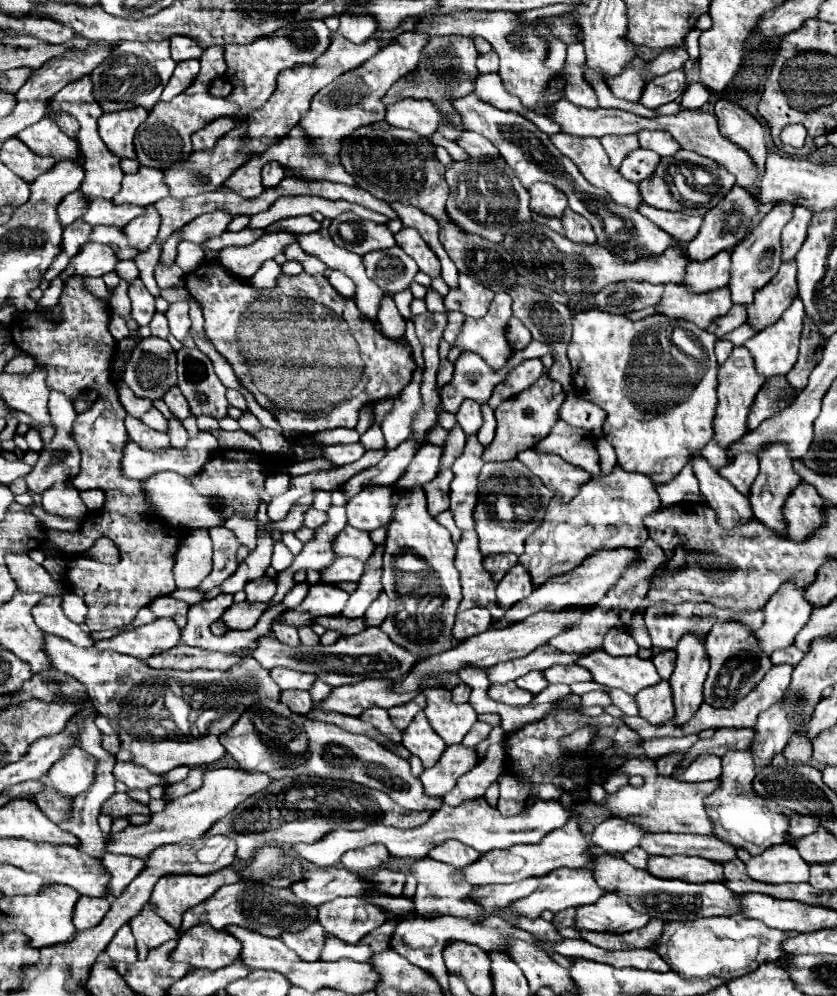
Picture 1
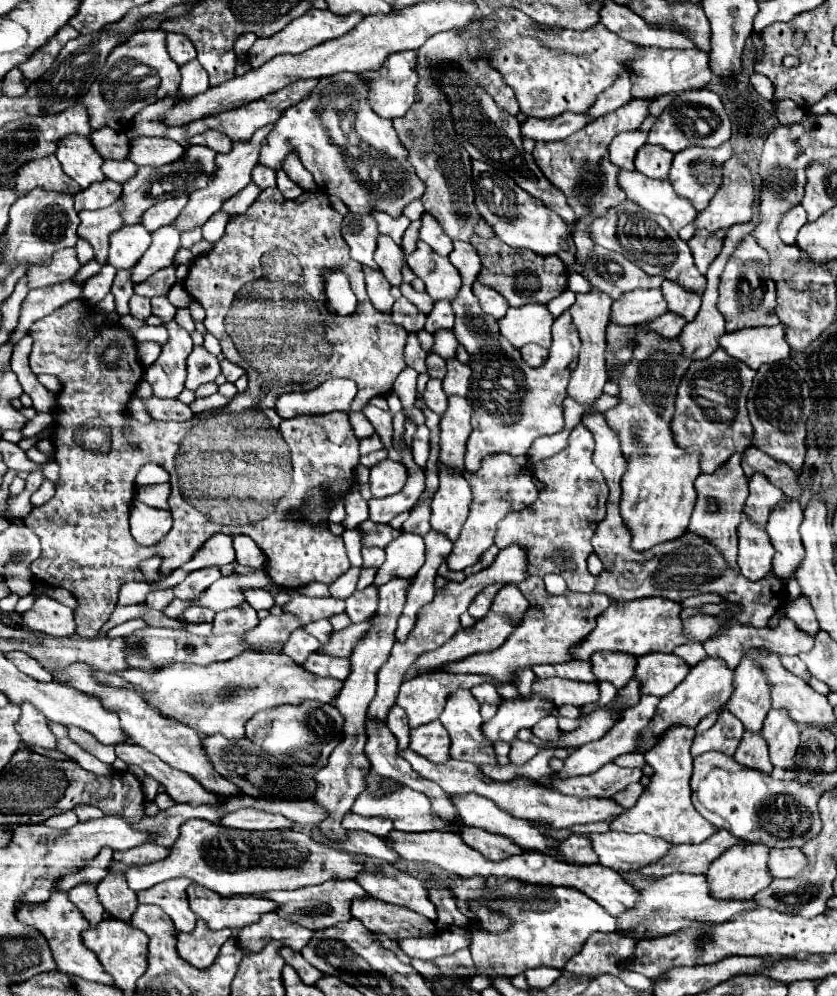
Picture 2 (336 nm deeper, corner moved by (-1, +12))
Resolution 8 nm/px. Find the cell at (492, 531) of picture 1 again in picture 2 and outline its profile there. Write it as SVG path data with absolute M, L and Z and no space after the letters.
M494 454L482 462L478 472L474 474L464 472L464 476L472 488L472 504L470 504L468 520L464 522L464 528L460 532L460 538L454 542L454 548L446 558L446 564L450 570L464 570L476 564L480 554L494 544L496 524L502 520L502 516L514 510L522 510L538 498L538 488L532 482L530 462L526 456L514 458L510 454Z

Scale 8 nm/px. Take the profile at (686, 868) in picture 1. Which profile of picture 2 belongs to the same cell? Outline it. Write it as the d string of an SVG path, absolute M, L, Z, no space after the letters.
M616 830L590 834L590 844L598 854L598 862L616 872L628 872L652 864L672 848L672 844L648 834L626 834Z

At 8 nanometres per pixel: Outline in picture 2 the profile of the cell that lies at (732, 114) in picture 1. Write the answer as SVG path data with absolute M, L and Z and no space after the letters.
M734 156L724 164L722 186L708 208L698 212L694 224L698 224L698 230L704 228L708 232L716 232L720 228L748 222L752 218L752 202L756 202L752 174Z

